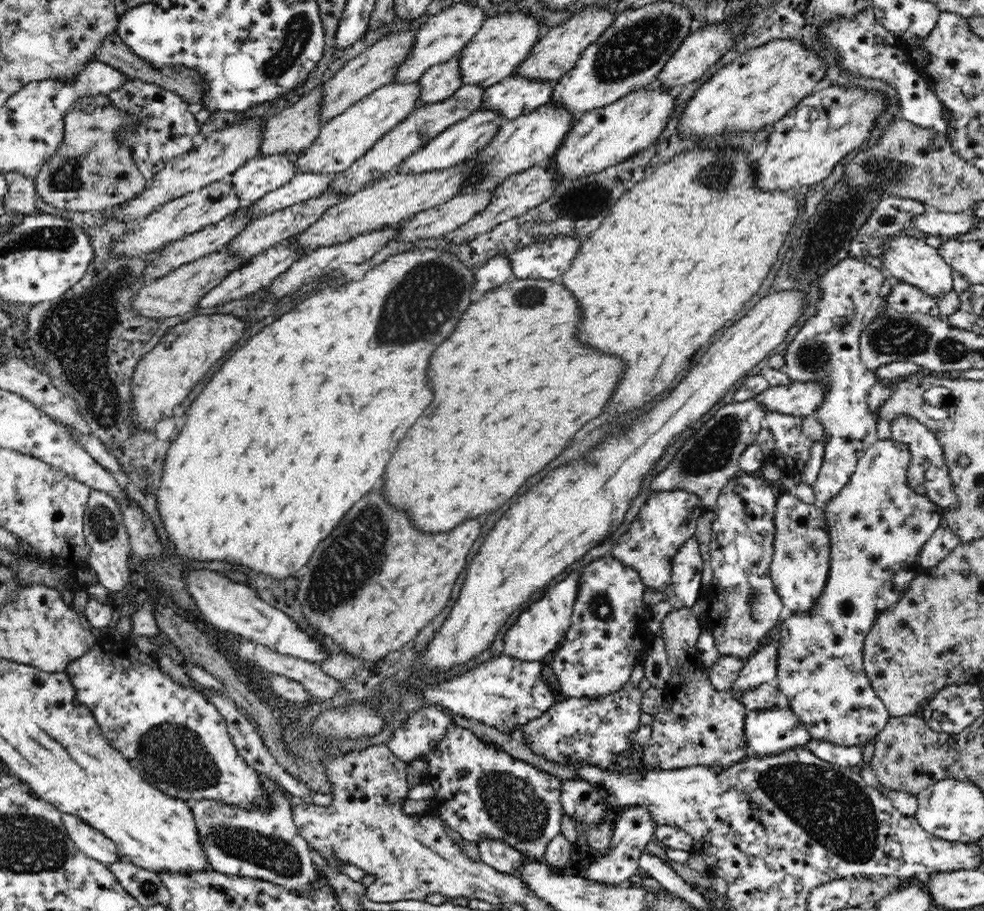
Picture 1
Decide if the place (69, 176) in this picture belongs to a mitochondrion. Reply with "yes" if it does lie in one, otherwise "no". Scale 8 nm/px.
yes

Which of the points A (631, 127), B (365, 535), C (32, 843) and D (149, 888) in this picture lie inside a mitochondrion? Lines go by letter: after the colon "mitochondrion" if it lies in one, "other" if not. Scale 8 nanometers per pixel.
A: other
B: mitochondrion
C: mitochondrion
D: mitochondrion

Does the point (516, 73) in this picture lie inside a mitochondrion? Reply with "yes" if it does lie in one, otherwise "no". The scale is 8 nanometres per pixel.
no

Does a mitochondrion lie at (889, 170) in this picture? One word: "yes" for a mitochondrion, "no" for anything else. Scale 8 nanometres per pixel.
yes

